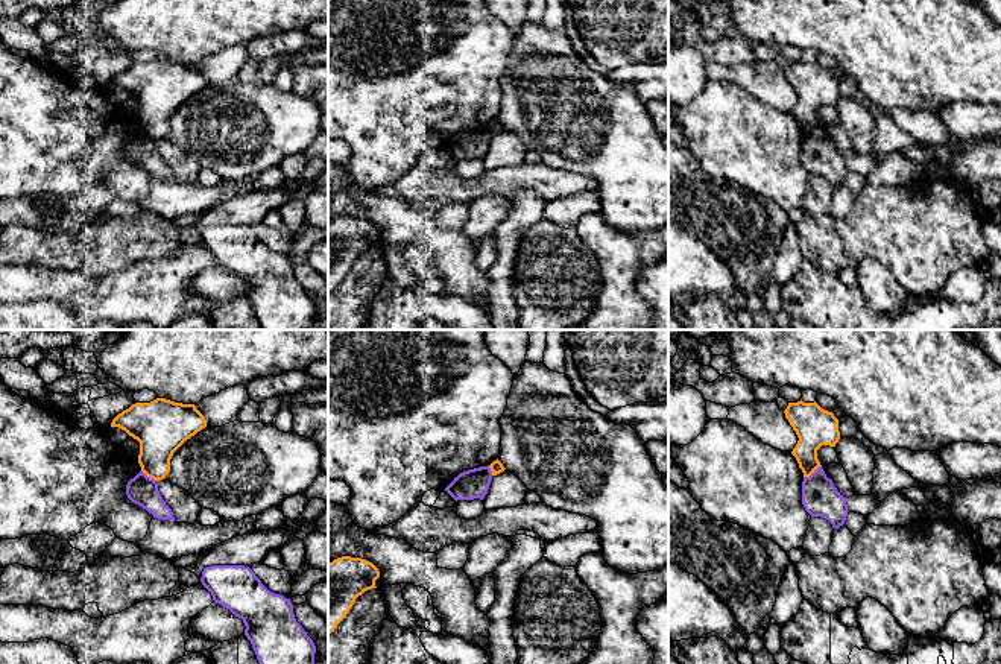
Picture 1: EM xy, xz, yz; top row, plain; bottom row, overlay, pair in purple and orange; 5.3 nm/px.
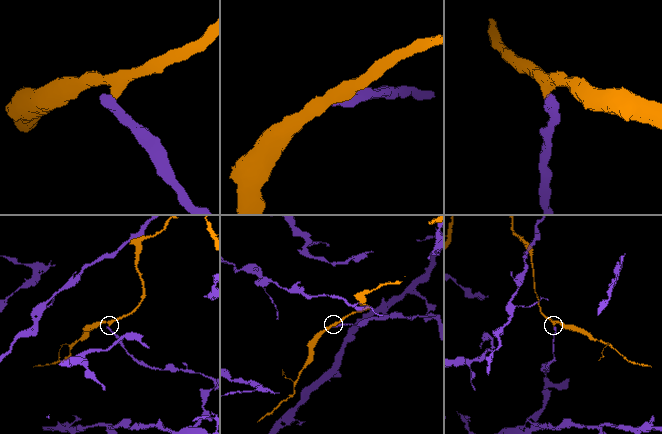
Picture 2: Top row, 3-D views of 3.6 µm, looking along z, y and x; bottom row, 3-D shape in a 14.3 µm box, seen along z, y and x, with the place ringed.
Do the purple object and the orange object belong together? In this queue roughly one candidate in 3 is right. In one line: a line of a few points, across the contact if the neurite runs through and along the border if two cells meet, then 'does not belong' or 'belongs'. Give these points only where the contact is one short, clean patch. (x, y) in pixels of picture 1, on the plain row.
line yz (821, 125), (804, 137); does not belong

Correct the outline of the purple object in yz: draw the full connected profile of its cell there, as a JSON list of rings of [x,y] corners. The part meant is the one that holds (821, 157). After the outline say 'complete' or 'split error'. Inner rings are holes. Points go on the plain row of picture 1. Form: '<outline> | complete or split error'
[[[822,126],[810,137],[804,137],[802,164],[811,176],[822,176],[828,179],[834,188],[838,188],[845,184],[849,172],[846,161],[848,158],[837,150]]] | complete

